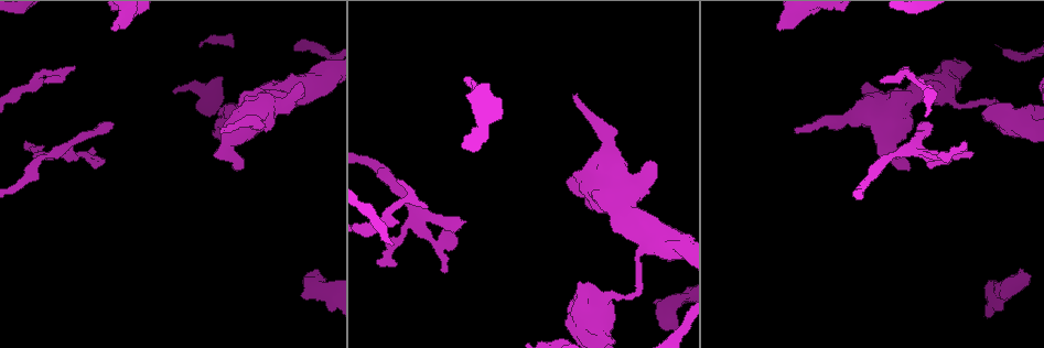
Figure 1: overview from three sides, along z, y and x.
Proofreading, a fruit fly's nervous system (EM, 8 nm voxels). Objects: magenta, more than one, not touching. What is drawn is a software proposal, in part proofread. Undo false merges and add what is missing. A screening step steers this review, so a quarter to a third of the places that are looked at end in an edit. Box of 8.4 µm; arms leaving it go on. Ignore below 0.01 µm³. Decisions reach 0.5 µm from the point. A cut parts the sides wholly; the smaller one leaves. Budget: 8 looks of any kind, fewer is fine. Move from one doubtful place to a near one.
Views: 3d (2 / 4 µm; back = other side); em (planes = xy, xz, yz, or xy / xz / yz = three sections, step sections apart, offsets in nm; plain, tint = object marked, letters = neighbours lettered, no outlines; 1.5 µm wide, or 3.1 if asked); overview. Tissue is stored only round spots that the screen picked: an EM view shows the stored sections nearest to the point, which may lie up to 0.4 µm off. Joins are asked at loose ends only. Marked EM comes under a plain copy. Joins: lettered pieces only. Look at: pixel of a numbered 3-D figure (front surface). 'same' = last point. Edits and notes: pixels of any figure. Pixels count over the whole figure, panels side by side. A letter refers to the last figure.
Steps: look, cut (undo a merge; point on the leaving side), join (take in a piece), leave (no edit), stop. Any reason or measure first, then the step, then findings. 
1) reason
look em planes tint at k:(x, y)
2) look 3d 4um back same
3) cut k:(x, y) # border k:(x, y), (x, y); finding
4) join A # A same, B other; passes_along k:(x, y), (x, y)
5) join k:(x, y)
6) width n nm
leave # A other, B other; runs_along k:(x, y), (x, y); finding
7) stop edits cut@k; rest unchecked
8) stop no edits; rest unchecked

an open end
look em planes letters at 1:(73, 69)

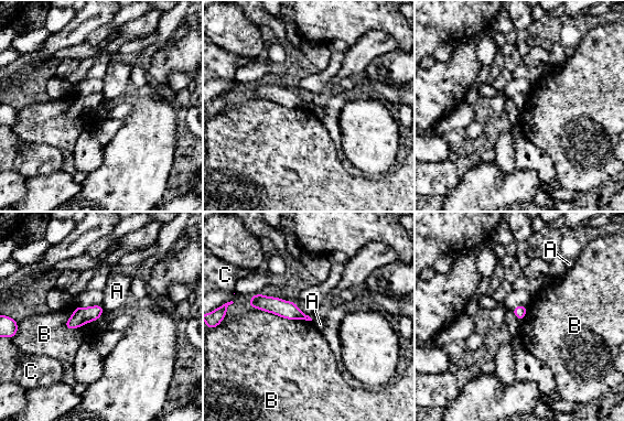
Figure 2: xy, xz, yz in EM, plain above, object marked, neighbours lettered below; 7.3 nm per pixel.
leave # A other, B other, C other; runs_along 2:(251, 303), (277, 305), (303, 316); none of them fits

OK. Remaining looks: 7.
an open end
look 3d 4um at 1:(93, 154)

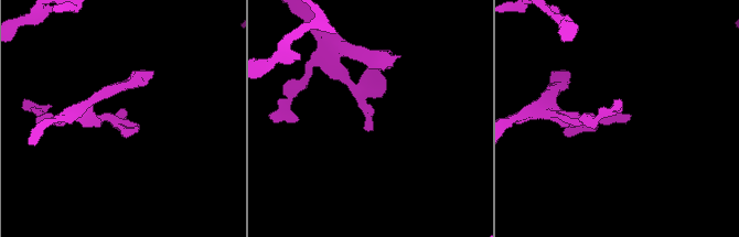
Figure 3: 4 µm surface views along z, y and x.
need the tissue
look em planes letters at 3:(368, 131)

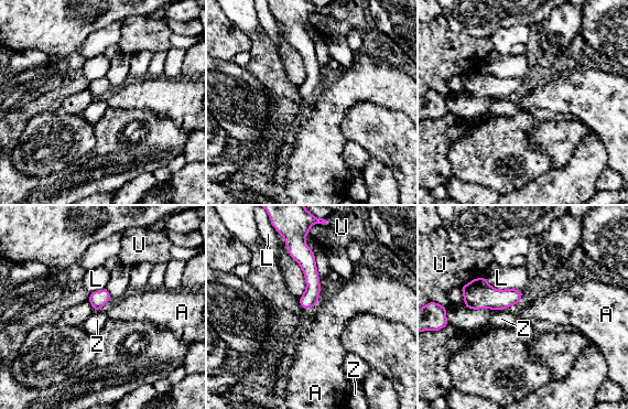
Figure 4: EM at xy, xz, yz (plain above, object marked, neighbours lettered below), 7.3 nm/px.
leave # A other, L other, U other, Z other; border 4:(484, 277), (493, 287), (523, 291); no lettered piece goes on from it

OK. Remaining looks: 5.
look em planes letters at 1:(665, 329)

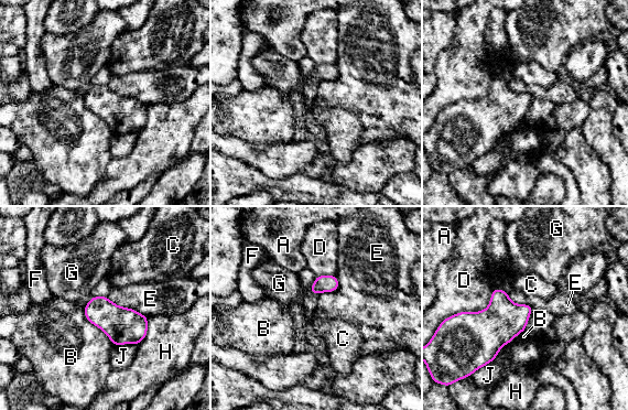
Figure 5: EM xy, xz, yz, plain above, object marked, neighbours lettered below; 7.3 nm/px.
leave # A other, B other, C other, D other, E other, F other, G other, H other, J other; border 5:(107, 297), (148, 317); none of them fits

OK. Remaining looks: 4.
stop no edits; rest unchecked

